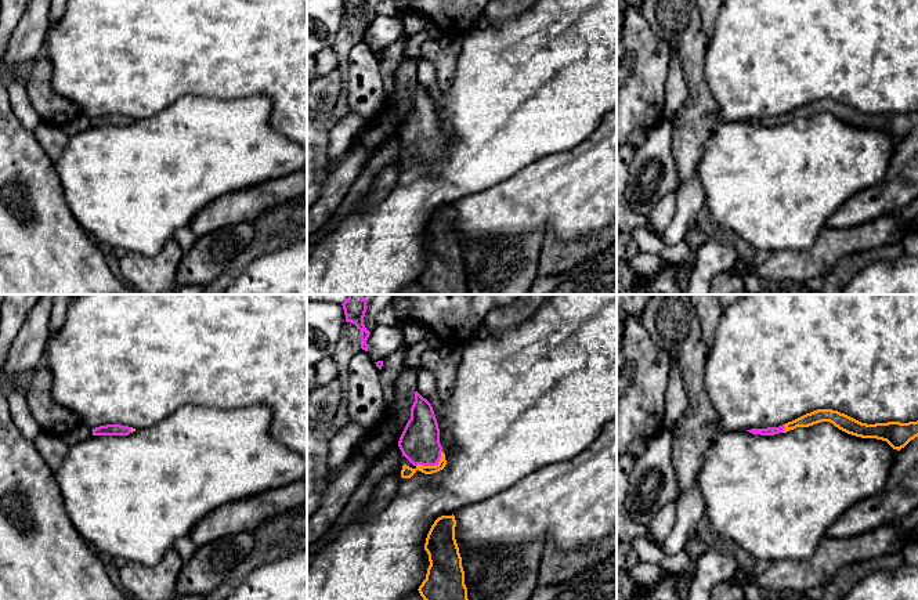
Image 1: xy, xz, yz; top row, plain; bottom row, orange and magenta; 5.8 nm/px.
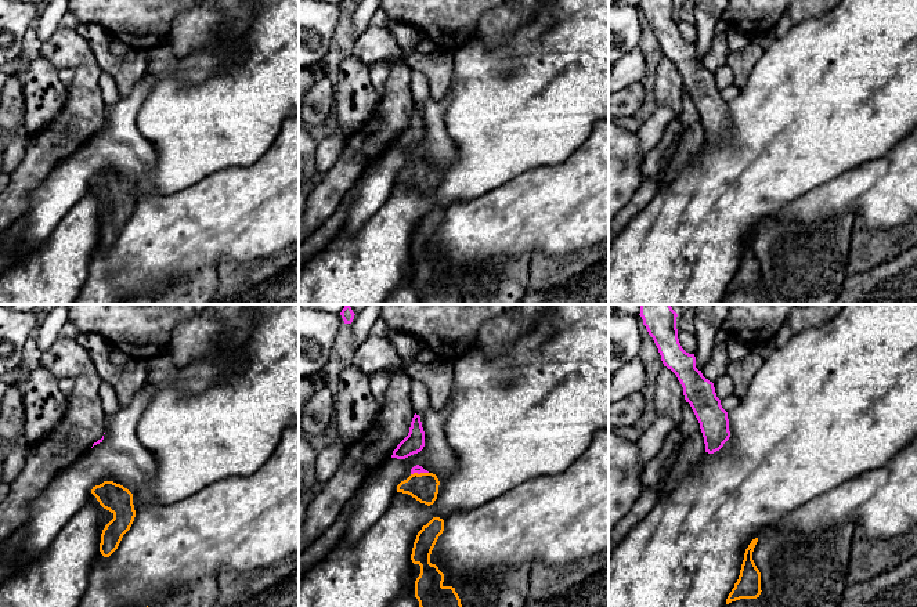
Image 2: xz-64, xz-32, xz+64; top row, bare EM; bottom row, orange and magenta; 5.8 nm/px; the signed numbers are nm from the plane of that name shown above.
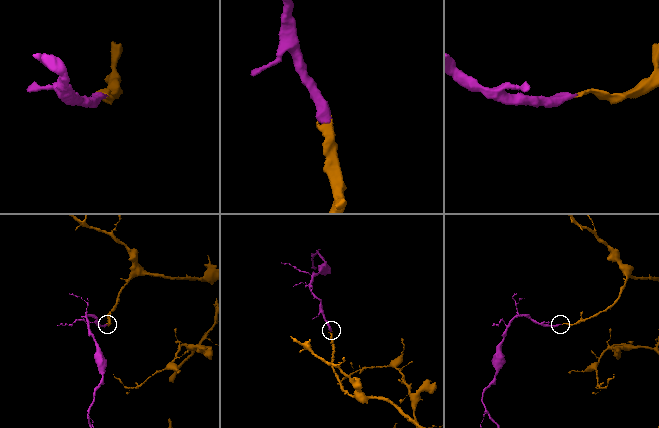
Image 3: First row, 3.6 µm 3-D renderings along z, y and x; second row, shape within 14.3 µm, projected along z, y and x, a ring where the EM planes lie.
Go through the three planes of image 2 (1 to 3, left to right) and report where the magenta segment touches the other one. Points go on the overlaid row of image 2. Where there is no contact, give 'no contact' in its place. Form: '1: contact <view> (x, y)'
1: no contact
2: contact xz-32 (421, 473)
3: no contact

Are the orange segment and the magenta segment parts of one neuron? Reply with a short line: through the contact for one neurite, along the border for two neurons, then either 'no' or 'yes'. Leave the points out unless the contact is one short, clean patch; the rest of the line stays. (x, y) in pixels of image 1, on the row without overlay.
line xz (407, 162), (432, 156), (419, 133); yes

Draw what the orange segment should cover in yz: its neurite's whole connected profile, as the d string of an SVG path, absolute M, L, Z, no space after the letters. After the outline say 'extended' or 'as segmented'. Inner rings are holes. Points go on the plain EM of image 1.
M832 100L813 101L778 118L751 119L747 122L760 126L774 126L778 123L787 123L796 118L809 118L821 112L830 112L839 120L856 127L886 131L893 140L897 141L918 127L918 111L908 113L888 112L867 115Z; extended

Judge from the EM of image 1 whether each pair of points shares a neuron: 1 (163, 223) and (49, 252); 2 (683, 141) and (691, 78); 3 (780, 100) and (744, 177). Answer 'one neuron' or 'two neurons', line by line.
1: two neurons
2: one neuron
3: two neurons

